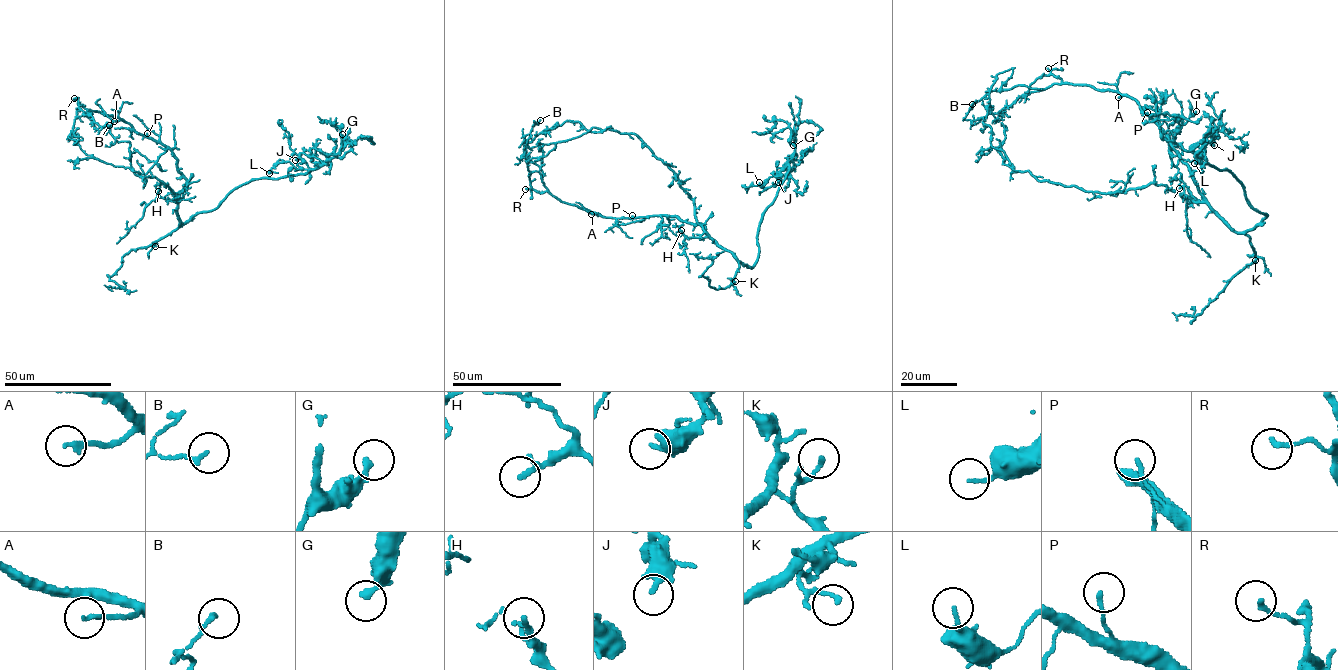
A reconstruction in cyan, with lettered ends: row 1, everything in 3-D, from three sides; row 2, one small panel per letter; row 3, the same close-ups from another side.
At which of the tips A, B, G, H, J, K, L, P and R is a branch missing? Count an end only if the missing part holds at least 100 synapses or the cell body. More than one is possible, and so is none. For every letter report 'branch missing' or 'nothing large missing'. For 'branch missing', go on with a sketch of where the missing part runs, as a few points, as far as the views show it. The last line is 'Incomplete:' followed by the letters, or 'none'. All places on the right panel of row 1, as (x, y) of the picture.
A: nothing large missing
B: nothing large missing
G: nothing large missing
H: nothing large missing
J: nothing large missing
K: nothing large missing
L: nothing large missing
P: nothing large missing
R: nothing large missing
Incomplete: none

